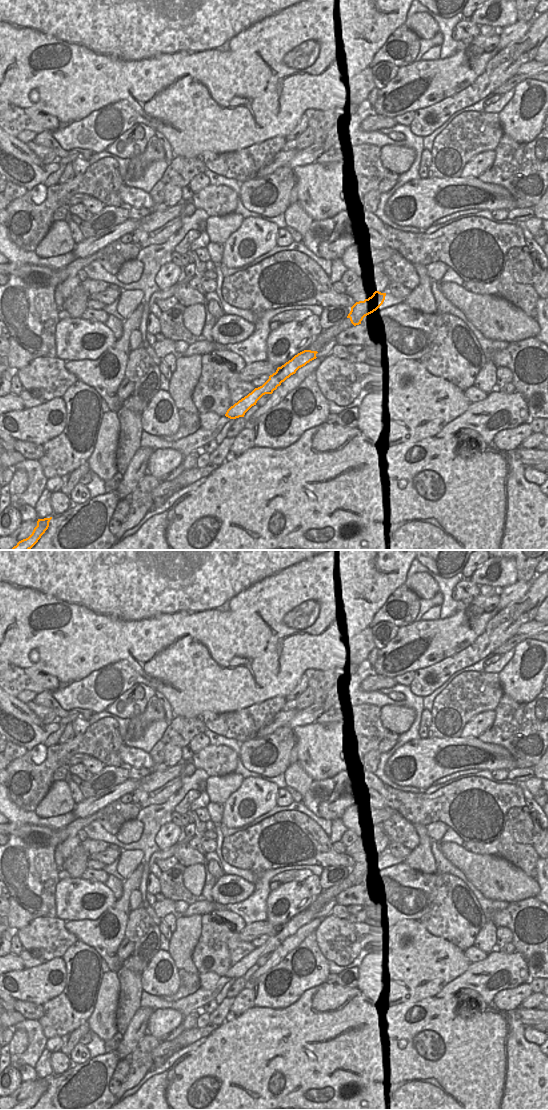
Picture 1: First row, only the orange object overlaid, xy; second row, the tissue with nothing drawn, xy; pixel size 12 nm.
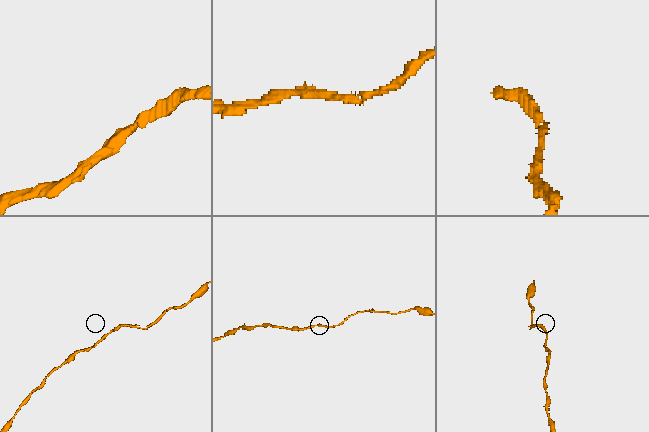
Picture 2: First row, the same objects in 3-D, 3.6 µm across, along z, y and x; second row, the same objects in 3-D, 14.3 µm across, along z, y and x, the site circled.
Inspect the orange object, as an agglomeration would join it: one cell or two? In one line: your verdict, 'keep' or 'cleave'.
keep

